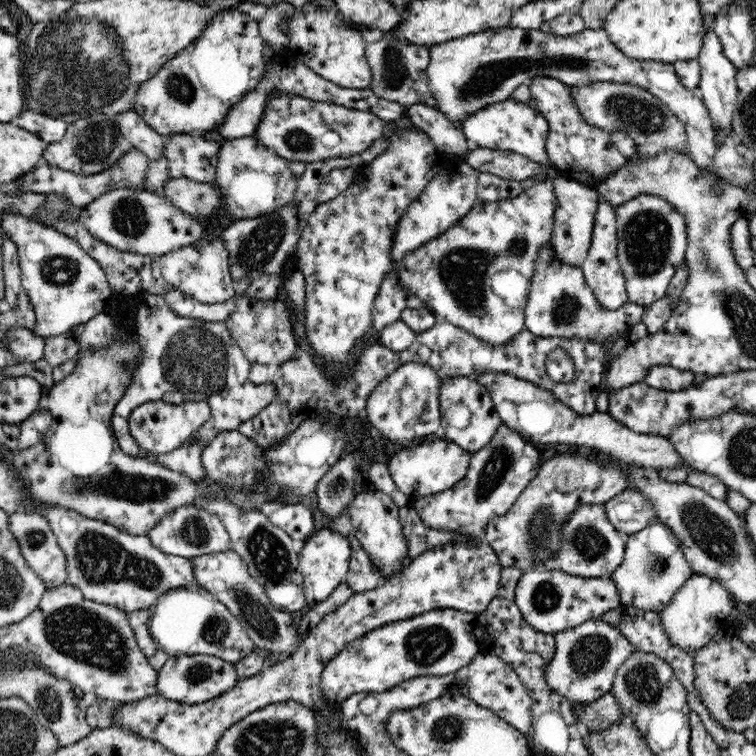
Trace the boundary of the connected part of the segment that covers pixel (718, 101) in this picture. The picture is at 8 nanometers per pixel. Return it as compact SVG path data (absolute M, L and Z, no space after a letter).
M708 14L703 17L708 32L704 37L702 50L697 58L701 66L701 78L696 91L700 94L702 102L706 105L706 109L708 109L708 115L710 115L714 132L718 134L720 131L724 131L724 133L732 134L733 116L738 98L738 87L734 78L736 76L736 67L732 65L728 58L724 57L722 44L718 41L718 35L711 28L714 16Z

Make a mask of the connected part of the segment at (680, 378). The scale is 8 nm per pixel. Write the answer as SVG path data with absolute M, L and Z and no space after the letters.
M666 364L650 367L644 372L643 383L652 388L676 392L693 386L694 373L690 370L679 370Z

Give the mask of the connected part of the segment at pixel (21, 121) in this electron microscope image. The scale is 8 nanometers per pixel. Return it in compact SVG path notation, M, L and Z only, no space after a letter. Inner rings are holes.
M24 112L13 123L49 143L62 140L67 128L66 122L61 119L55 119L48 115L42 116L36 112Z

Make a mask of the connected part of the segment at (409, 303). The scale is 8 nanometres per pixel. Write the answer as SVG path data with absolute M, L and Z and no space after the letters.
M394 261L391 270L385 275L376 298L374 330L382 330L388 324L400 320L402 310L406 308L428 310L436 317L434 309L418 299L413 292L400 285L398 281L398 262Z

